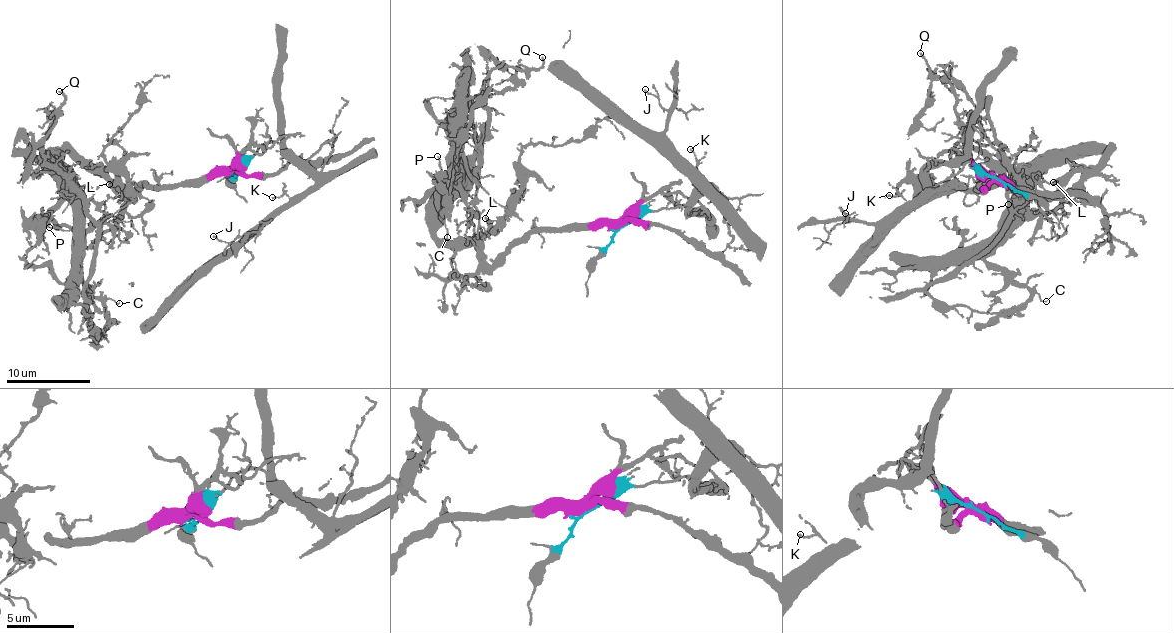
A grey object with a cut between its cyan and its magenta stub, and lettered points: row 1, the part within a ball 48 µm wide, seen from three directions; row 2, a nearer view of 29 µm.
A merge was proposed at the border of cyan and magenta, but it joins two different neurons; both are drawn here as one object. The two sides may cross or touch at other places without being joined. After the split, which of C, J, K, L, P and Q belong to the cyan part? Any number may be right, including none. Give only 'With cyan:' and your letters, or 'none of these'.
With cyan: J, K

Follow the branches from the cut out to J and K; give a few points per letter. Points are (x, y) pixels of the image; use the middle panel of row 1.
J: (621, 226), (692, 204), (706, 189), (715, 199), (701, 171), (678, 157), (665, 135), (668, 113), (644, 90)
K: (621, 226), (646, 213), (692, 204), (706, 189), (715, 199), (715, 189), (697, 173), (695, 156), (689, 149)

